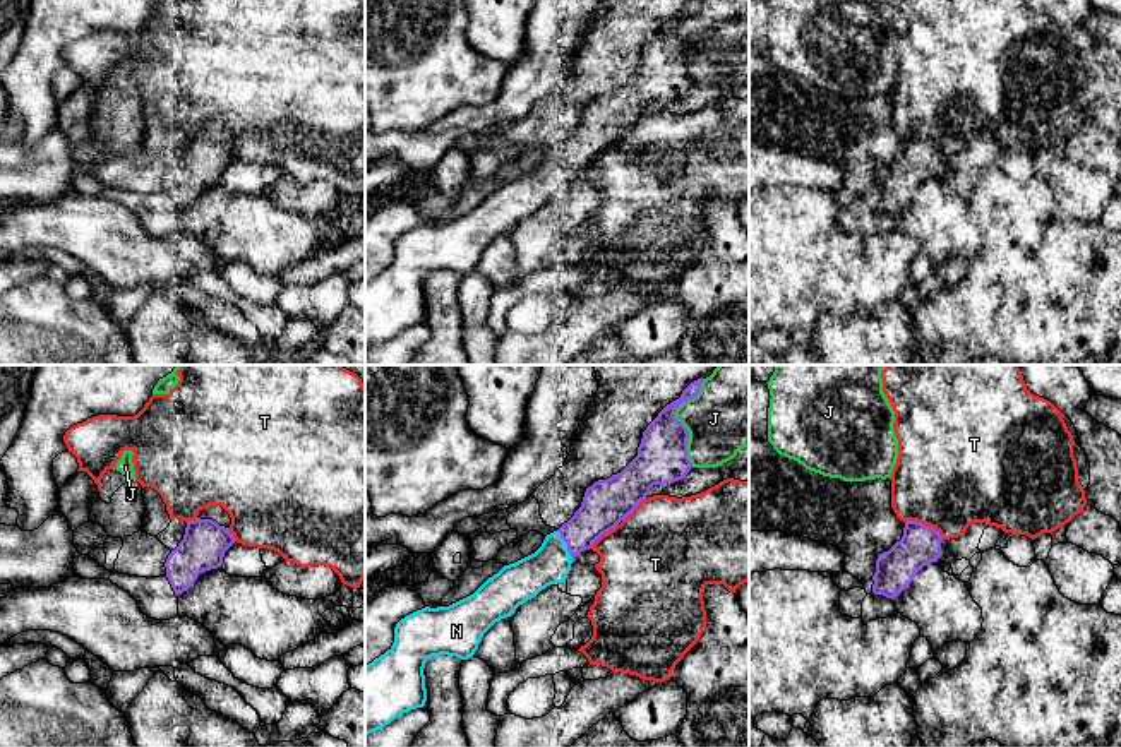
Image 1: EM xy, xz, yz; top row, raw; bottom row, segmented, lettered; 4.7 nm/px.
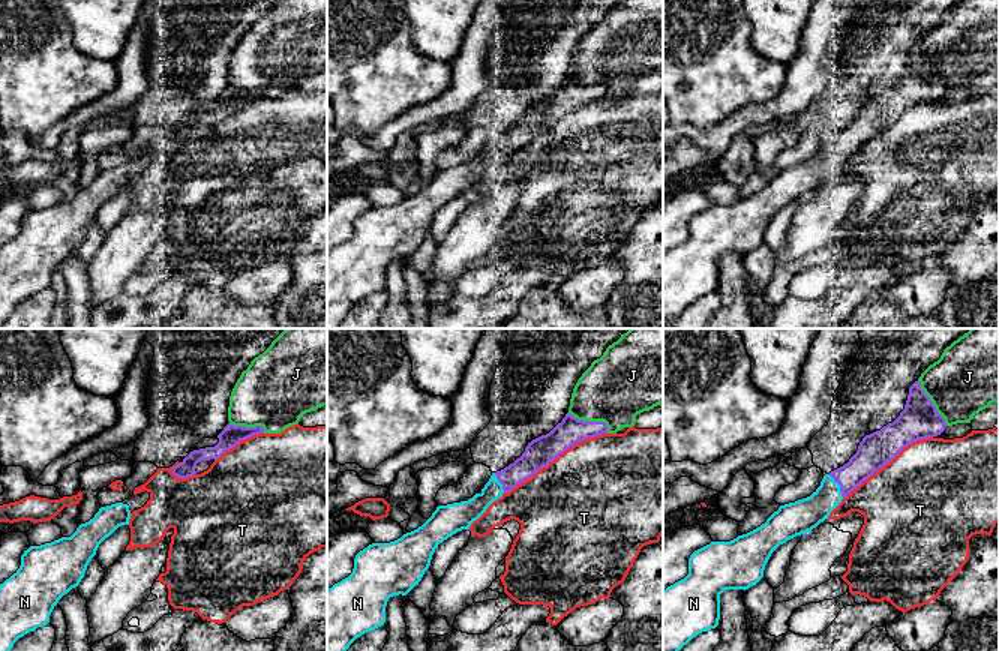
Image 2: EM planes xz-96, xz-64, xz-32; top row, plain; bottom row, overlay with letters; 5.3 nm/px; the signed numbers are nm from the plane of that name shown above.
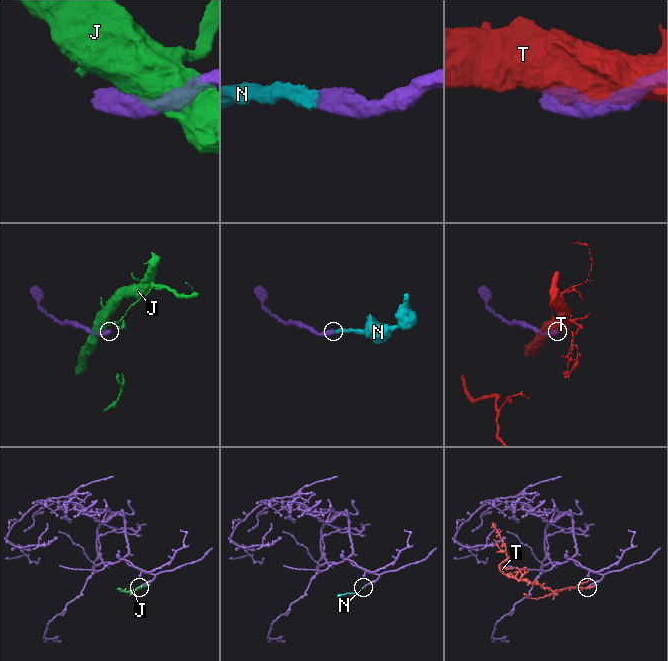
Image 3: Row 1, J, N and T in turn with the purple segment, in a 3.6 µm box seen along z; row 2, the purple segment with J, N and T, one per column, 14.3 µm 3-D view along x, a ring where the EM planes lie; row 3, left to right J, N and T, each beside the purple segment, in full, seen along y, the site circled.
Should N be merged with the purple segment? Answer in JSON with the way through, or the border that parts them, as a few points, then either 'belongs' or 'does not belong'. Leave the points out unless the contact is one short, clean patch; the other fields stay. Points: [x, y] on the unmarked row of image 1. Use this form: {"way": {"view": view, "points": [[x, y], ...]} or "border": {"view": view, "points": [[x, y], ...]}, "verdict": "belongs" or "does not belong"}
{"verdict": "belongs"}

